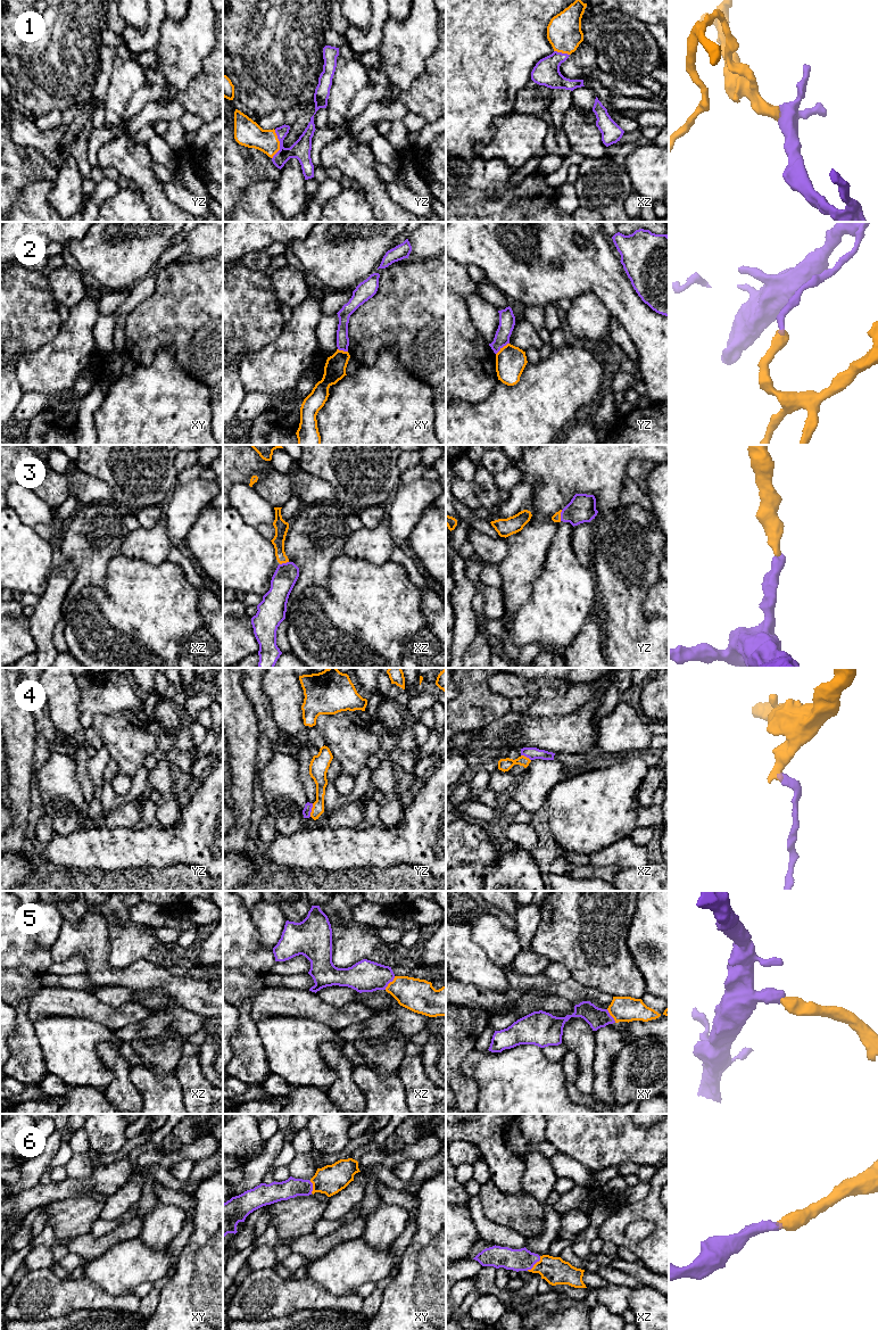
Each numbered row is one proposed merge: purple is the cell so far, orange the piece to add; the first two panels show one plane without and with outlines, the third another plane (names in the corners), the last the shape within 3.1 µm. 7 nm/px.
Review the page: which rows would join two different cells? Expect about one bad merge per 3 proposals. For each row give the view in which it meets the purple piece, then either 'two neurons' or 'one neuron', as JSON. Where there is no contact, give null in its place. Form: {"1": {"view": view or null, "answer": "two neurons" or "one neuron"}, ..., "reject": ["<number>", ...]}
{"1": {"view": "yz", "answer": "one neuron"}, "2": {"view": "yz", "answer": "two neurons"}, "3": {"view": "yz", "answer": "one neuron"}, "4": {"view": "yz", "answer": "two neurons"}, "5": {"view": "xz", "answer": "one neuron"}, "6": {"view": "xz", "answer": "one neuron"}, "reject": ["2", "4"]}

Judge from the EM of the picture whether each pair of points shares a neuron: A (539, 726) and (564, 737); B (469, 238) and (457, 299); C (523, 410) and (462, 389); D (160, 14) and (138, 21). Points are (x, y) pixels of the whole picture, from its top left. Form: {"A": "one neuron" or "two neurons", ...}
{"A": "one neuron", "B": "two neurons", "C": "two neurons", "D": "two neurons"}

